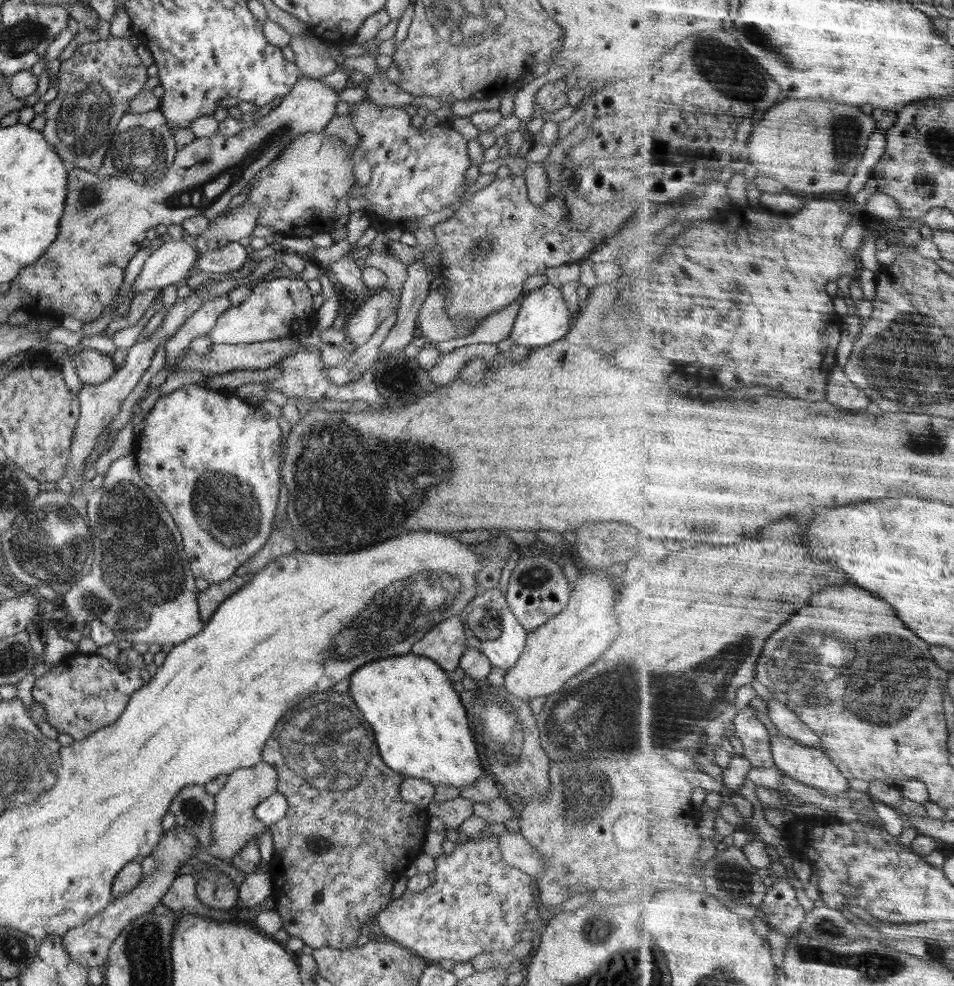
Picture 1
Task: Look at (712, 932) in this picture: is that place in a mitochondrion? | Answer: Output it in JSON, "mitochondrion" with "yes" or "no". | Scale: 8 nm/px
{"mitochondrion":"no"}

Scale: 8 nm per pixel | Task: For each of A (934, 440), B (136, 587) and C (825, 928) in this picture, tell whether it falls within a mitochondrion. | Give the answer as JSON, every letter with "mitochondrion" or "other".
{"A":"mitochondrion","B":"mitochondrion","C":"mitochondrion"}

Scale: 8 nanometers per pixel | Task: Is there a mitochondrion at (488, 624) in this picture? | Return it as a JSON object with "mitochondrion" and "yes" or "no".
{"mitochondrion":"yes"}

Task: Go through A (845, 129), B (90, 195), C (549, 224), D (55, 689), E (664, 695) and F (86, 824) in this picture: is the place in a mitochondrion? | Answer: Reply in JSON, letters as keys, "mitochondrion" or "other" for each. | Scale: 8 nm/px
{"A":"mitochondrion","B":"mitochondrion","C":"mitochondrion","D":"other","E":"mitochondrion","F":"other"}

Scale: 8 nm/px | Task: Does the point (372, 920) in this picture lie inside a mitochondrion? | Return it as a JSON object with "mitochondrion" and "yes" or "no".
{"mitochondrion":"no"}

